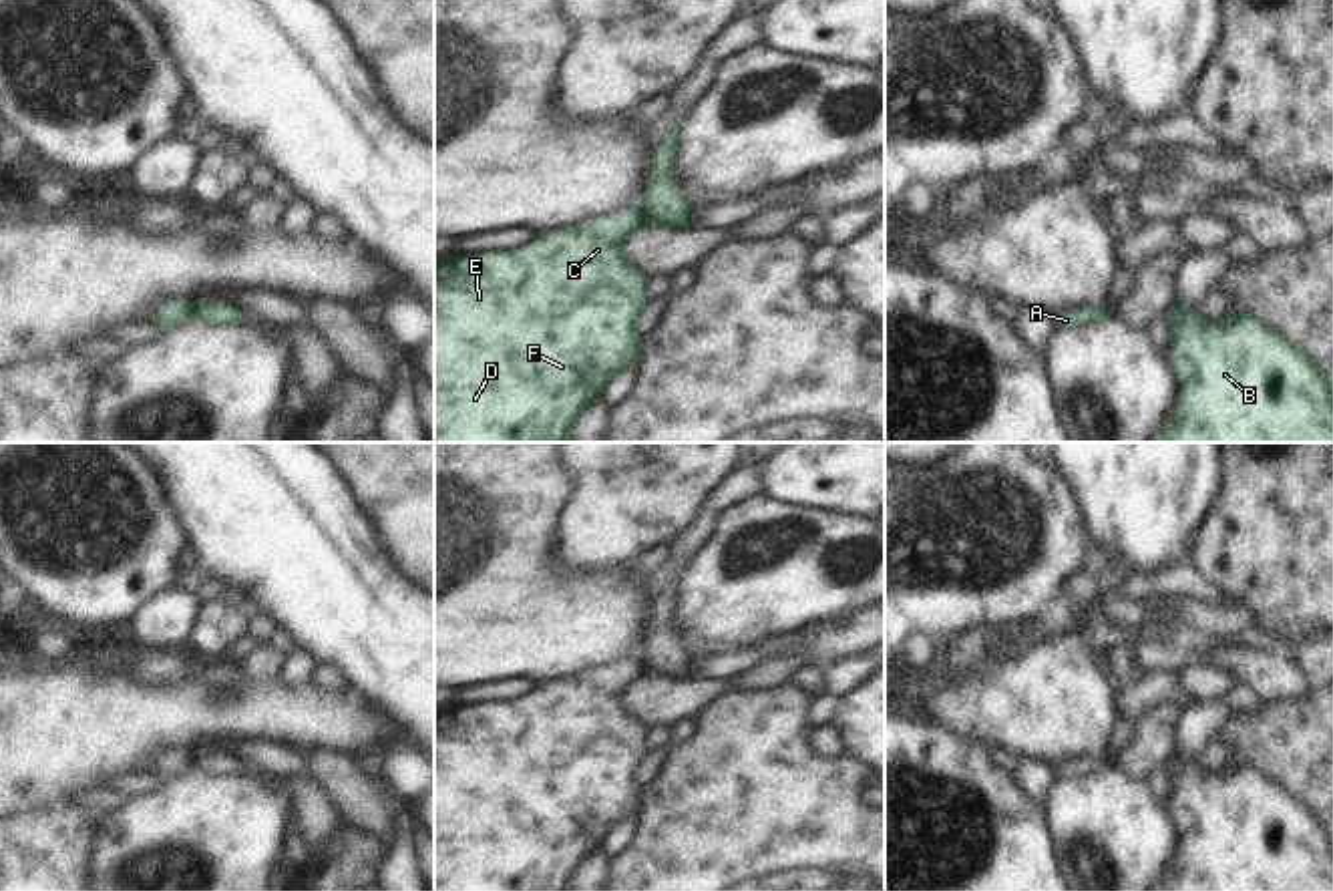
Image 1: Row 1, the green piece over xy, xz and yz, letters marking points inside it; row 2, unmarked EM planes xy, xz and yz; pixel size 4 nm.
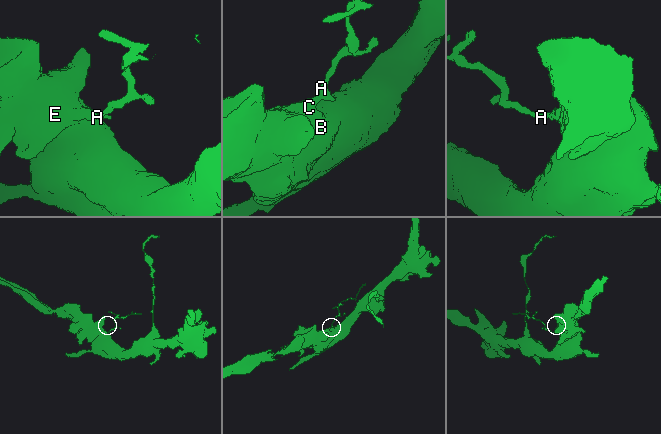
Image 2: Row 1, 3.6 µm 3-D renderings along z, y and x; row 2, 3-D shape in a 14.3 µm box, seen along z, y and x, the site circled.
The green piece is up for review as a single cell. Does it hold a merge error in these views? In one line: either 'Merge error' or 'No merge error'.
Merge error

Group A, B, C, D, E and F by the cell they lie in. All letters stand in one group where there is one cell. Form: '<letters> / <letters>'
A / B C D E F

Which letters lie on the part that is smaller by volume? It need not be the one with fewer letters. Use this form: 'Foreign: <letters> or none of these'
Foreign: A

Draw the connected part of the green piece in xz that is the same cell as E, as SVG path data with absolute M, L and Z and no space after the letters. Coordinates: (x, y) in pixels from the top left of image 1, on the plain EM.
M641 660L615 662L587 670L575 678L545 682L511 702L483 702L477 706L450 704L434 710L434 891L567 891L577 867L595 851L601 851L613 825L625 817L639 817L643 792L635 776L647 756L651 730L629 714L627 688L645 676Z

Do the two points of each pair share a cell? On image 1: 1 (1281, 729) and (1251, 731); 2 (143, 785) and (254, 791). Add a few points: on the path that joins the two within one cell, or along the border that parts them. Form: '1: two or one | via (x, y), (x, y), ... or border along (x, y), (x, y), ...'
1: one | via (1273, 731), (1259, 731)
2: two | border along (165, 783), (129, 799)

